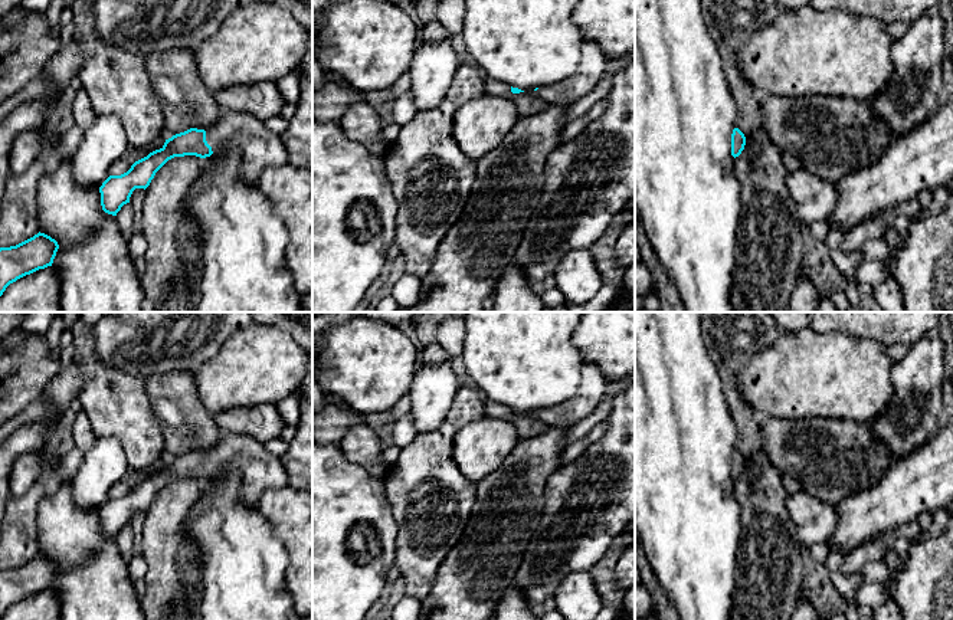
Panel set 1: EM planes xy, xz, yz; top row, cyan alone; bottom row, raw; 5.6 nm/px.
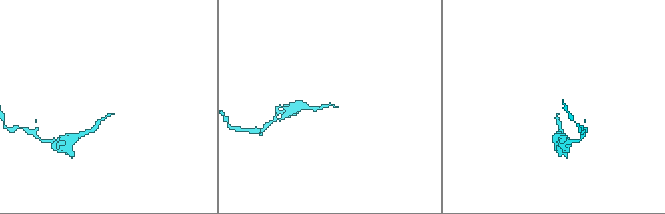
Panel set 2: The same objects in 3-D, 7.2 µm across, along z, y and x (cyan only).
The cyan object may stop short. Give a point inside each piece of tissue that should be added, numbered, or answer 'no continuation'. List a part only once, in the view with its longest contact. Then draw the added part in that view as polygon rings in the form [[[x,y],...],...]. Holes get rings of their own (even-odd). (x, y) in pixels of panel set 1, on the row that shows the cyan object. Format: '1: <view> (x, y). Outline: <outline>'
1: xy (259, 148). Outline: [[[219,108],[217,122],[206,129],[206,141],[213,154],[225,140],[235,140],[240,150],[239,174],[249,184],[259,181],[265,168],[288,163],[288,152],[281,135],[271,132],[263,121],[250,114]]]

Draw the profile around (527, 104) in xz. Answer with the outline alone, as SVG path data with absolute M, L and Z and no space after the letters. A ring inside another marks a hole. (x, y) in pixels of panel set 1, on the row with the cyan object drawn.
M491 79L485 82L485 94L511 99L515 104L520 117L540 114L550 105L548 102L541 101L540 98L533 95L530 91L512 94L511 86Z

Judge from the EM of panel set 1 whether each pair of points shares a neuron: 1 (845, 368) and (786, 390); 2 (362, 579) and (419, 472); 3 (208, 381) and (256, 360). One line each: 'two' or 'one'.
1: one
2: two
3: one

